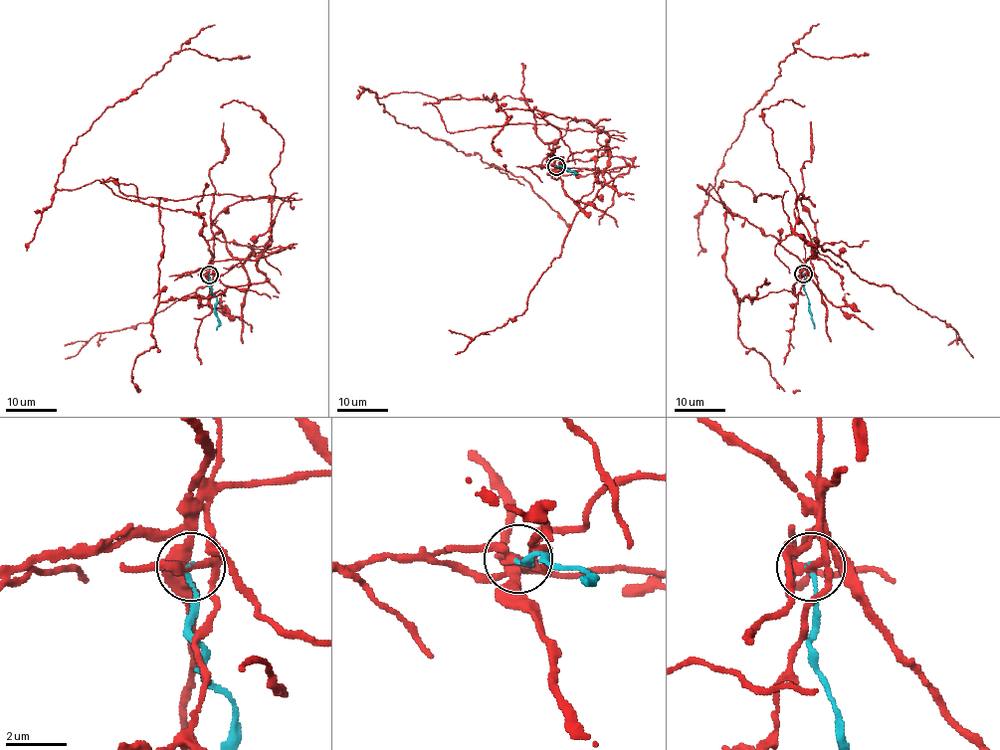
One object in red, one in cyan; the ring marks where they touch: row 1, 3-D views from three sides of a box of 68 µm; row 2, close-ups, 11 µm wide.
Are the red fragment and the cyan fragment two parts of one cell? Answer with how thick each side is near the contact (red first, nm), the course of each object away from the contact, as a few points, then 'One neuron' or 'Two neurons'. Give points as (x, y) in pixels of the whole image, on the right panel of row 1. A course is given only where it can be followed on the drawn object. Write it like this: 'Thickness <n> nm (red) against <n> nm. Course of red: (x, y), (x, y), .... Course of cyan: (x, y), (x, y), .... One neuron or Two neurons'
Thickness 200 nm (red) against 100 nm. Course of red: (804, 275), (773, 237), (726, 212), (709, 184), (705, 194), (789, 54), (868, 54). Course of cyan: (804, 275), (803, 286), (814, 328). Two neurons

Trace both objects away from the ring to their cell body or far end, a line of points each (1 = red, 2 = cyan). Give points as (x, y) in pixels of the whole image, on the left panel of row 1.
1: (209, 275), (201, 217), (122, 199), (100, 181), (55, 186), (80, 135), (173, 53), (250, 56)
2: (209, 275), (216, 297), (215, 312), (219, 323), (216, 329)

